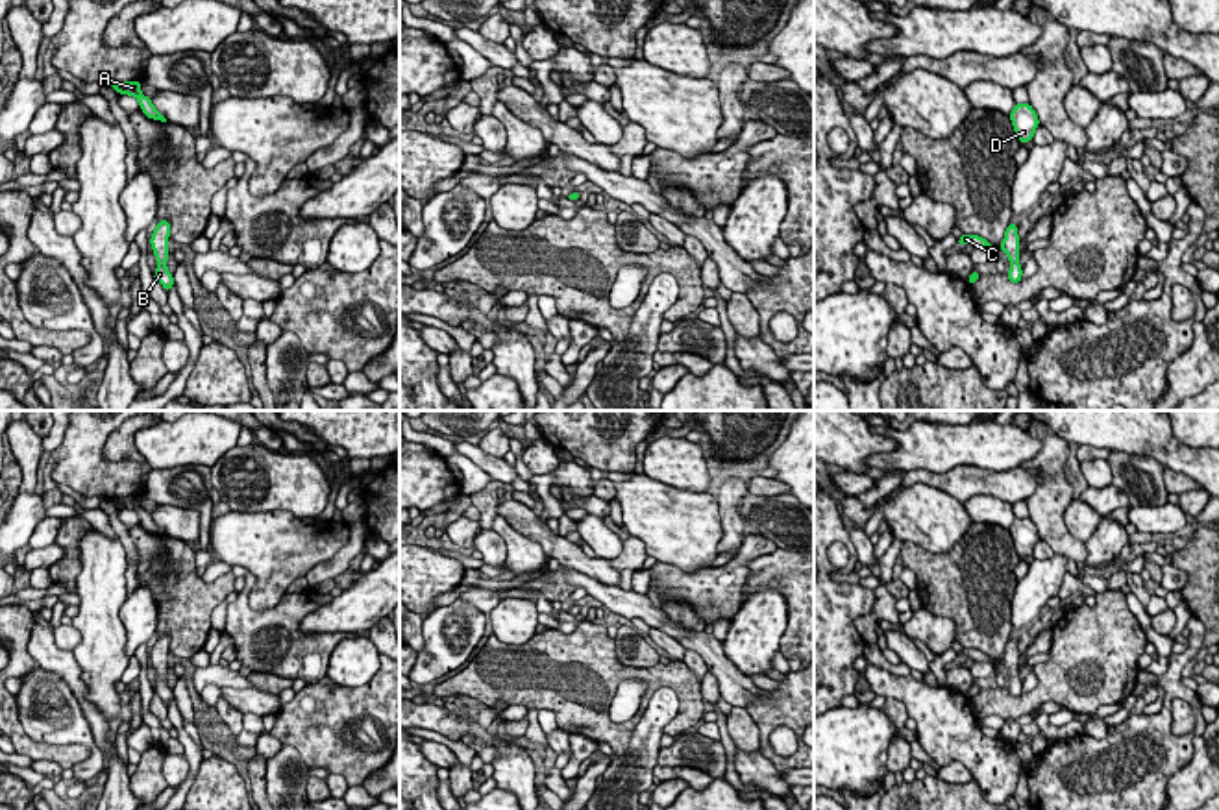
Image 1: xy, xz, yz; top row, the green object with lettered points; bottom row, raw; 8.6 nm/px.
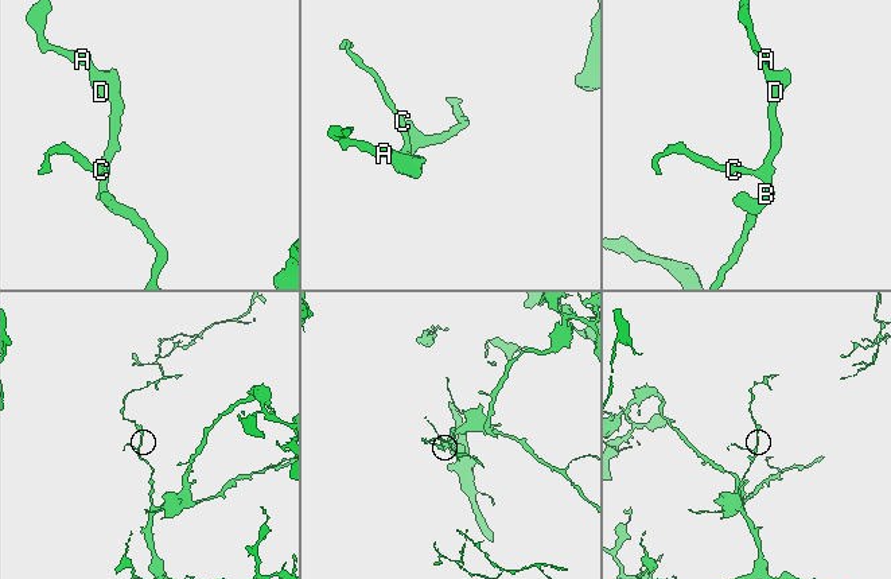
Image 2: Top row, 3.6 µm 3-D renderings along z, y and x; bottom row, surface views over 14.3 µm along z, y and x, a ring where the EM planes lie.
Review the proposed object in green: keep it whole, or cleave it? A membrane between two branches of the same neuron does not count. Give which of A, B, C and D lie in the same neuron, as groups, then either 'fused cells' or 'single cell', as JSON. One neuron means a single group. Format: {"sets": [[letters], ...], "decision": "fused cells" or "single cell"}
{"sets": [["A", "B", "C", "D"]], "decision": "single cell"}

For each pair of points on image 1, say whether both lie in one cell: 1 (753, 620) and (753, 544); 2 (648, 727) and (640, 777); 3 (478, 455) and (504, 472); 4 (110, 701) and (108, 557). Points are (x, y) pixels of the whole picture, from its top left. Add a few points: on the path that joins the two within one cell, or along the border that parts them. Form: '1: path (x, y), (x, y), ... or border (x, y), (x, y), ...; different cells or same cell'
1: border (742, 605), (731, 622); different cells
2: path (646, 740), (640, 764); same cell
3: path (483, 461), (498, 468); same cell
4: path (102, 666), (102, 592); same cell

